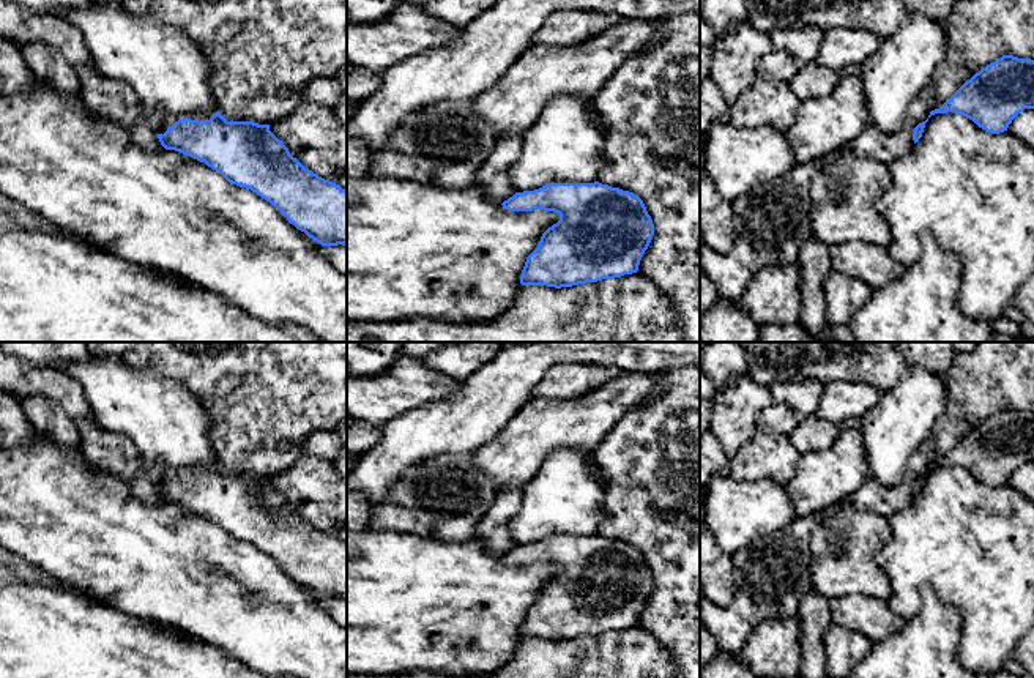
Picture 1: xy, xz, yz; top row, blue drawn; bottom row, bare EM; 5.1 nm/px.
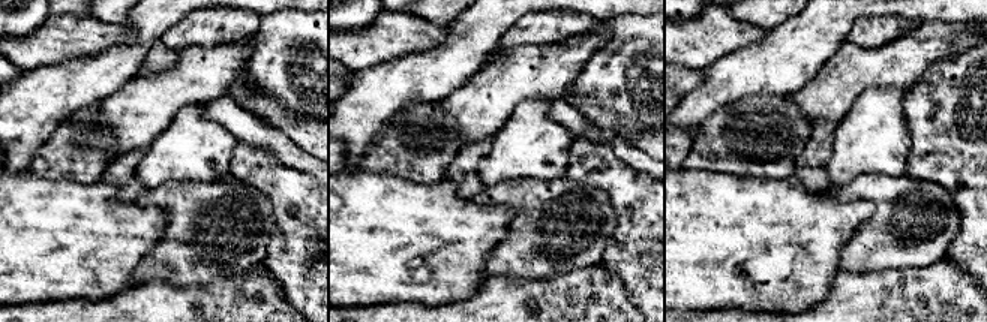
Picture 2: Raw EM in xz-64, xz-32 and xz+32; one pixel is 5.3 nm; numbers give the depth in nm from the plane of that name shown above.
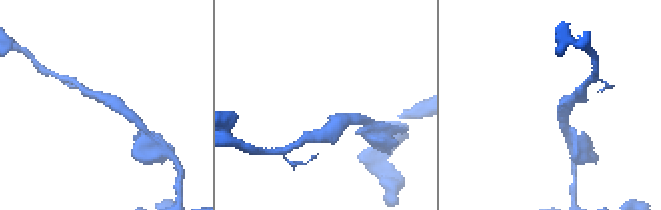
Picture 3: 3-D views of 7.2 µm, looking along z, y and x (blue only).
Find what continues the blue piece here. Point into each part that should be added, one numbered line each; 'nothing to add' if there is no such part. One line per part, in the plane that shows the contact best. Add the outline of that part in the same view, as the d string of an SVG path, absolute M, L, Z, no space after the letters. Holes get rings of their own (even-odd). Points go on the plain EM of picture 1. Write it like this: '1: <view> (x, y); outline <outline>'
nothing to add

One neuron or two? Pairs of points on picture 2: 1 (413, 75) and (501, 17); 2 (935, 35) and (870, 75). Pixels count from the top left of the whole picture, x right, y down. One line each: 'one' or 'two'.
1: one
2: one

